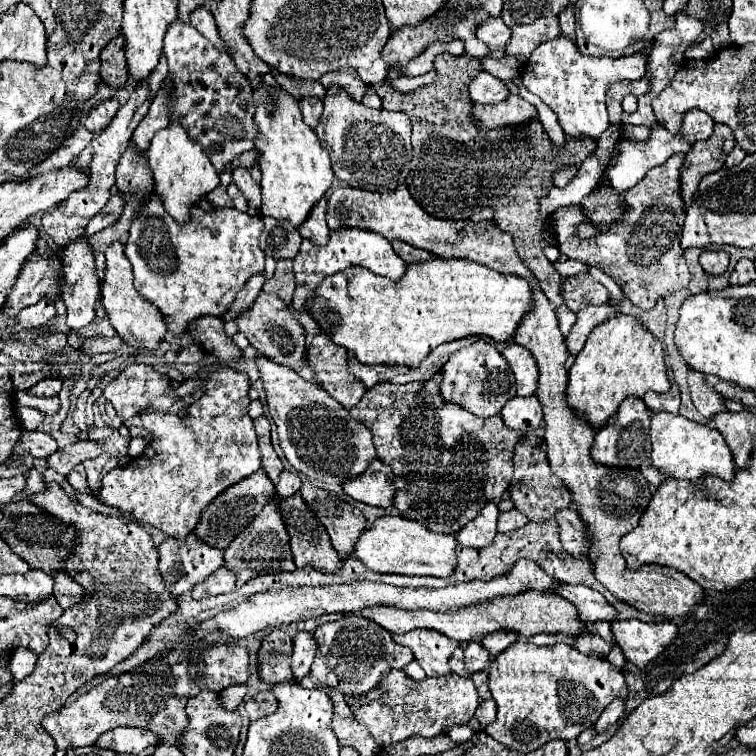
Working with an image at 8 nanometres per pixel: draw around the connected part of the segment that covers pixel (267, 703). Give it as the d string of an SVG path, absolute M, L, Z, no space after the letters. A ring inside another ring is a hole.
M269 690L259 692L257 696L253 696L245 702L245 712L247 712L249 720L259 720L267 714L273 714L275 708L277 708L277 700L275 700L273 692L269 692Z

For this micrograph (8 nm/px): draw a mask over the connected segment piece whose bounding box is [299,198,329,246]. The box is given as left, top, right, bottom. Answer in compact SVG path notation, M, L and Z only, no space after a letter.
M321 198L315 204L309 218L305 220L305 224L301 224L301 228L299 228L303 238L309 238L319 246L327 244L327 240L329 240L329 226L327 226L327 220L325 220L325 204L327 204L327 198Z

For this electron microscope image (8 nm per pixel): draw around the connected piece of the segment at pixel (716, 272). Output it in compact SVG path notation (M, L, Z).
M705 250L699 256L699 264L703 266L703 270L711 276L721 276L727 272L729 266L729 254L723 250Z

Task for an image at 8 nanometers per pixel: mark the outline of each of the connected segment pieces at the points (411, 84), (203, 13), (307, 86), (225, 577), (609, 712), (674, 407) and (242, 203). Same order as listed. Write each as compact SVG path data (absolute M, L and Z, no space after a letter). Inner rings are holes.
M435 70L423 74L423 76L403 76L403 78L397 78L397 80L385 80L387 84L391 84L395 90L399 92L411 92L419 86L425 86L425 84L431 84L435 80Z
M197 8L197 12L191 12L189 14L189 20L191 24L221 52L229 54L229 48L225 48L225 44L221 44L221 36L217 32L217 24L215 24L215 18L213 14L207 10L207 8Z
M271 66L271 74L273 74L273 78L275 78L275 80L277 80L289 94L293 94L295 98L299 98L299 96L317 96L323 101L326 89L320 82L285 78L285 76L281 76L281 72L277 72L273 66Z
M221 566L217 572L213 572L213 576L209 576L209 580L203 580L201 584L197 584L197 588L193 588L191 596L195 600L201 600L201 598L209 598L209 596L229 594L233 590L235 590L235 574L231 570L227 570L225 566Z
M617 698L613 700L613 704L609 704L605 708L605 712L599 716L599 720L595 722L595 732L605 732L609 726L613 726L625 712L625 700Z
M671 386L671 390L665 392L665 394L647 392L643 396L643 402L653 412L673 412L673 414L677 414L677 410L679 410L679 390L677 390L677 386Z
M233 182L227 186L227 192L229 192L231 200L233 200L233 206L235 206L237 210L241 210L241 212L247 212L247 208L249 208L249 206L247 206L247 200L243 198L243 192L239 192Z

